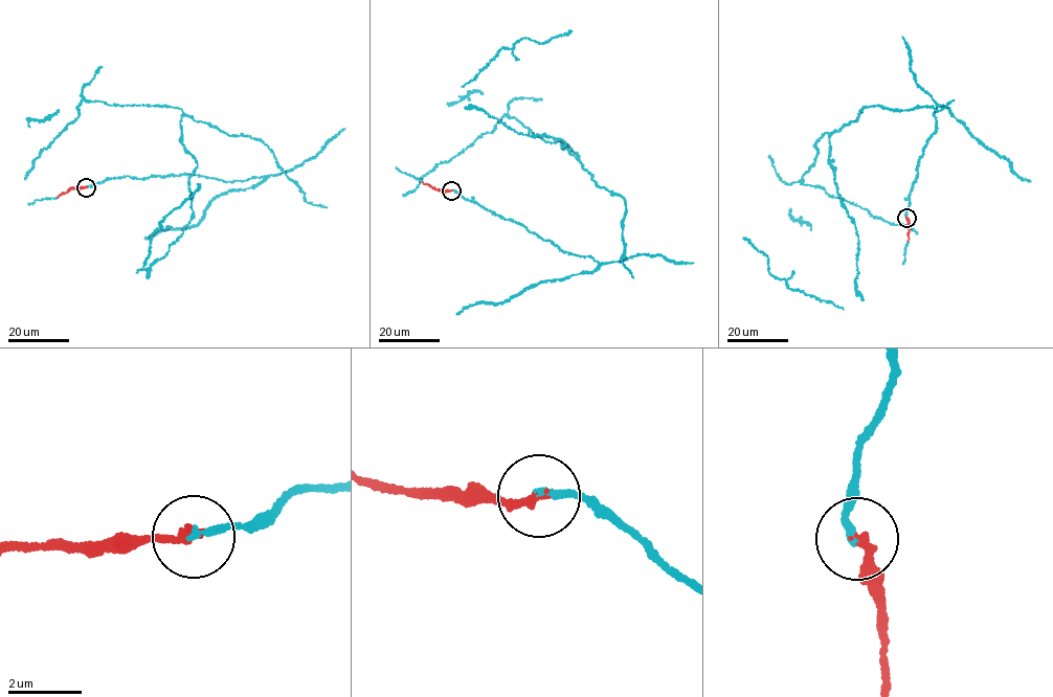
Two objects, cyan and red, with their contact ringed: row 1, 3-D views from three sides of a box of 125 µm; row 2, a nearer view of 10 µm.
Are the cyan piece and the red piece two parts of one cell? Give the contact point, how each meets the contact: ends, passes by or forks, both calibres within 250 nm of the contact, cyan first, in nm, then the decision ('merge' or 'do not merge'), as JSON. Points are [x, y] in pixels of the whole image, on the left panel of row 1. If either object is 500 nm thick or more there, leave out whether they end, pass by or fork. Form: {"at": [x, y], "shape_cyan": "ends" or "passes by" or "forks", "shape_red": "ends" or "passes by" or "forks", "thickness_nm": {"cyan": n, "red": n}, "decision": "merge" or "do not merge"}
{"at": [86, 187], "shape_cyan": "ends", "shape_red": "ends", "thickness_nm": {"cyan": 200, "red": 240}, "decision": "merge"}

